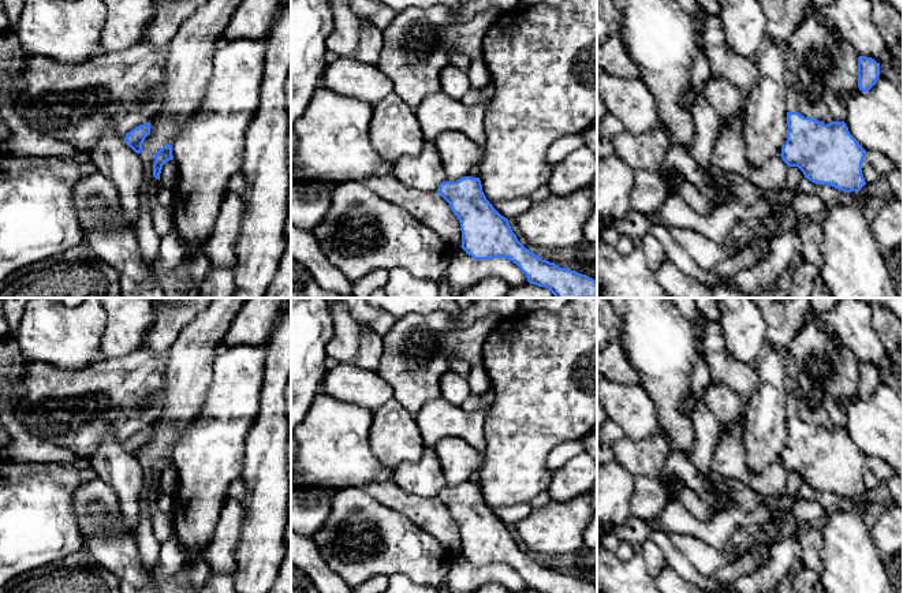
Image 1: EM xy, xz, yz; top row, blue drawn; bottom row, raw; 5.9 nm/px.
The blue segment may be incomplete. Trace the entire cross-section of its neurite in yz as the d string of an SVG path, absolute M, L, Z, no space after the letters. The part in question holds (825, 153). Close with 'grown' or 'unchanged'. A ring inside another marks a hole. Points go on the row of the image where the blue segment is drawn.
M787 112L787 141L781 158L798 167L816 184L829 184L844 193L859 191L865 184L862 163L866 150L843 122L822 122Z | unchanged

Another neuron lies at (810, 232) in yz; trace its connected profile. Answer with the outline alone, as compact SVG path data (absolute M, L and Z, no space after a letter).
M806 219L801 221L795 232L799 235L802 243L801 246L802 260L821 268L824 265L824 257L821 253L824 232L818 219Z

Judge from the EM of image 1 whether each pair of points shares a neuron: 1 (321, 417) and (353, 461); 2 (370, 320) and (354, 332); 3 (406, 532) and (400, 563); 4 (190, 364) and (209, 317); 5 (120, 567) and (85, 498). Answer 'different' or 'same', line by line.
1: same
2: different
3: same
4: same
5: same

